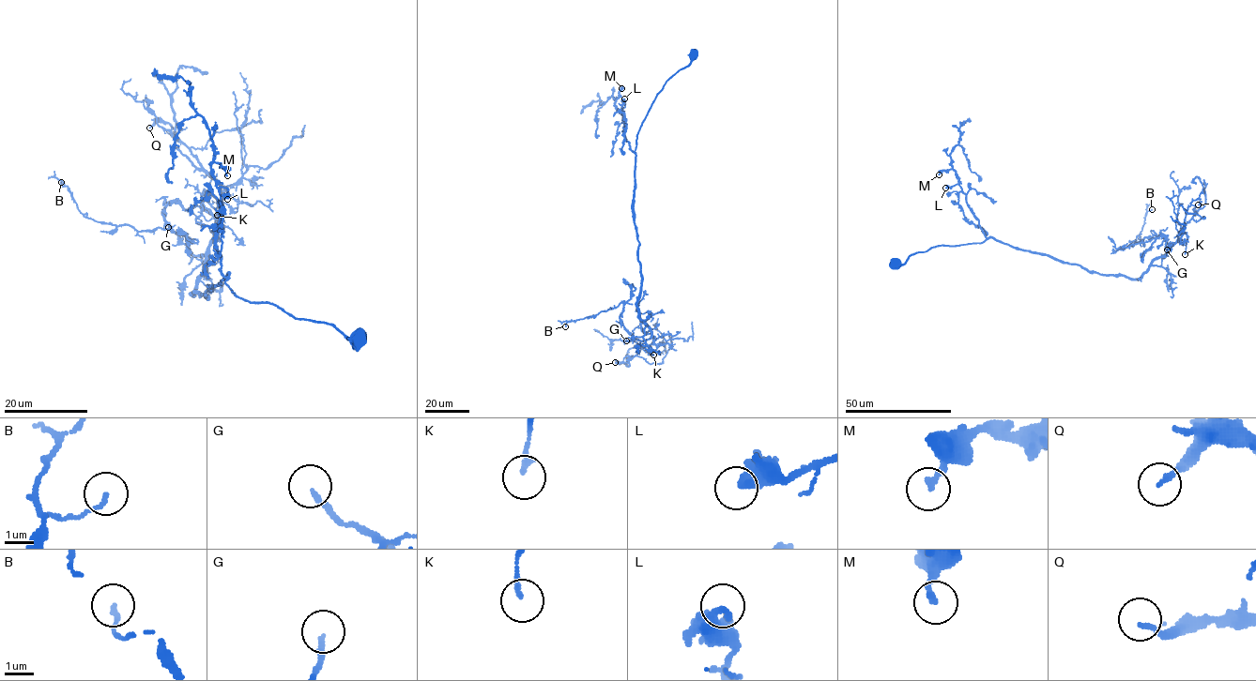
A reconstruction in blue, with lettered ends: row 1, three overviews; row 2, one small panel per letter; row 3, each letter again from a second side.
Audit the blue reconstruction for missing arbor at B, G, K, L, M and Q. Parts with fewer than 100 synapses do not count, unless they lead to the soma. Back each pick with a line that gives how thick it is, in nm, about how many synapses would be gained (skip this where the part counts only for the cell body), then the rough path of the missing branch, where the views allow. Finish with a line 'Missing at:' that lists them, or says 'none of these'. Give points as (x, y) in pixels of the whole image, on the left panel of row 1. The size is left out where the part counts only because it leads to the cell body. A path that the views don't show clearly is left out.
Missing at: none of these

